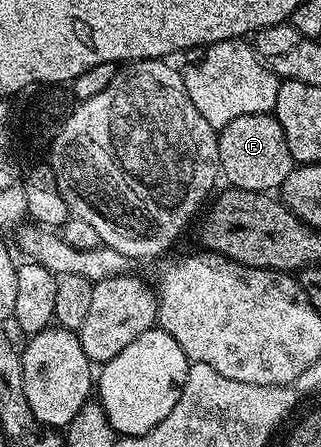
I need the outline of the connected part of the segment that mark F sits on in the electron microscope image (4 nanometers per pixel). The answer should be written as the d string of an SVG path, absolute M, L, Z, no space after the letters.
M273 113L235 117L231 125L217 132L217 144L220 178L238 191L276 192L295 166L291 149L287 149L287 137L283 137L283 125Z

